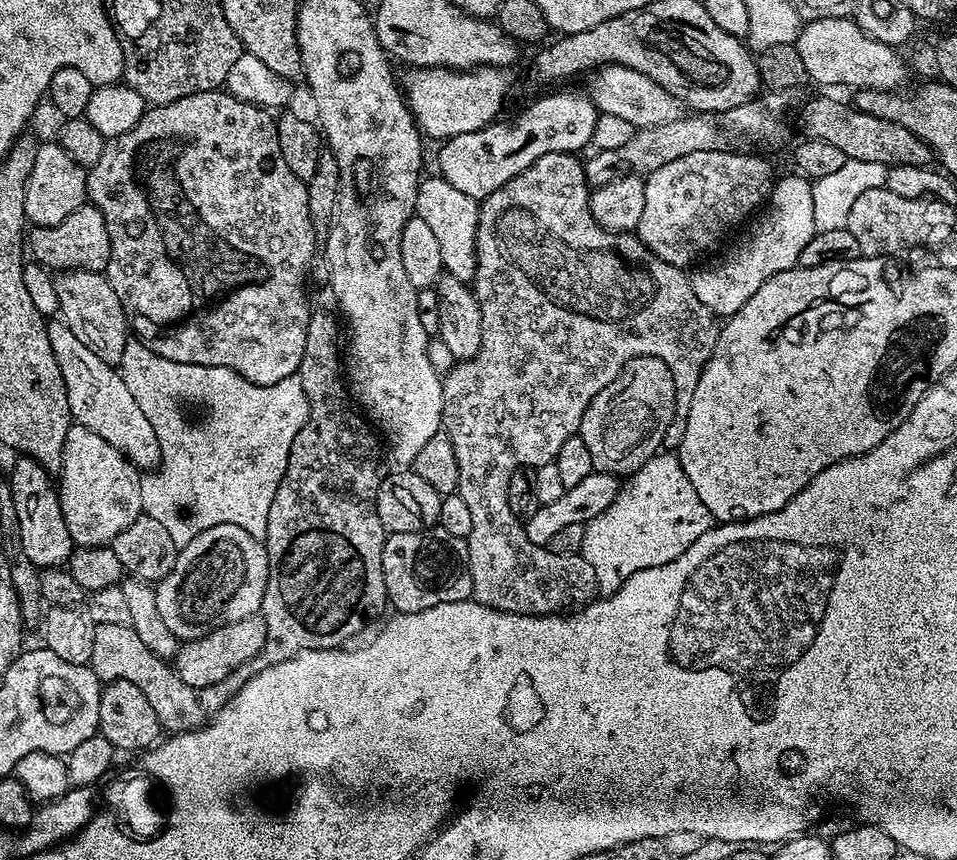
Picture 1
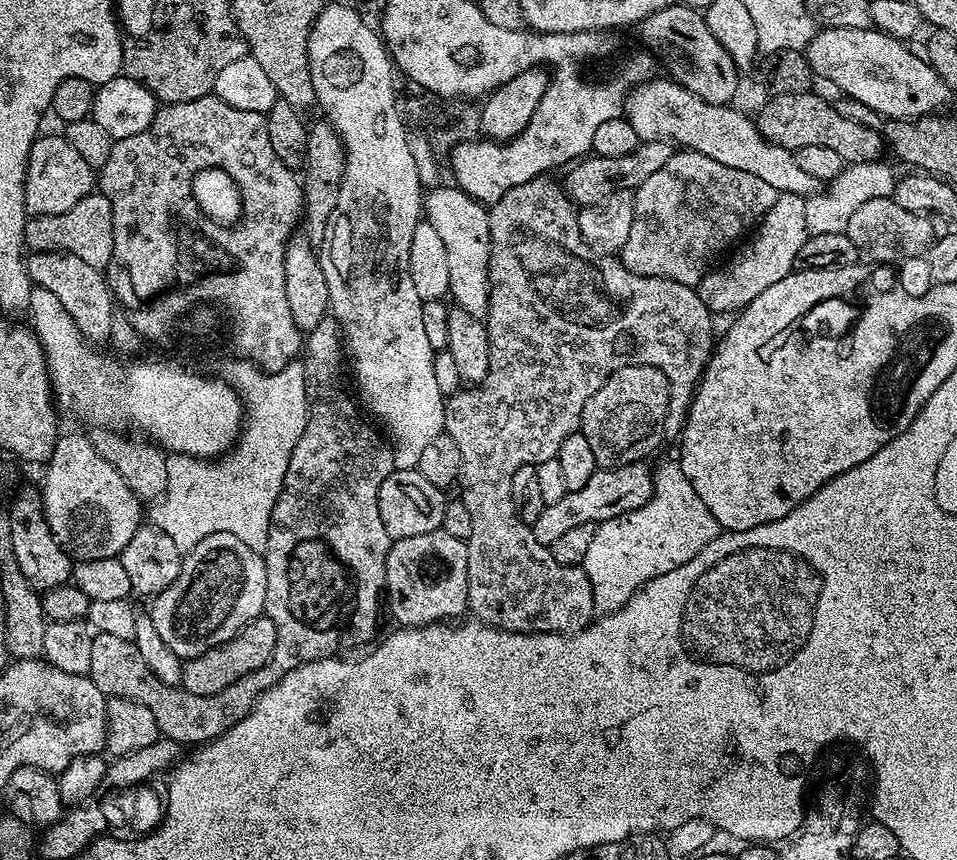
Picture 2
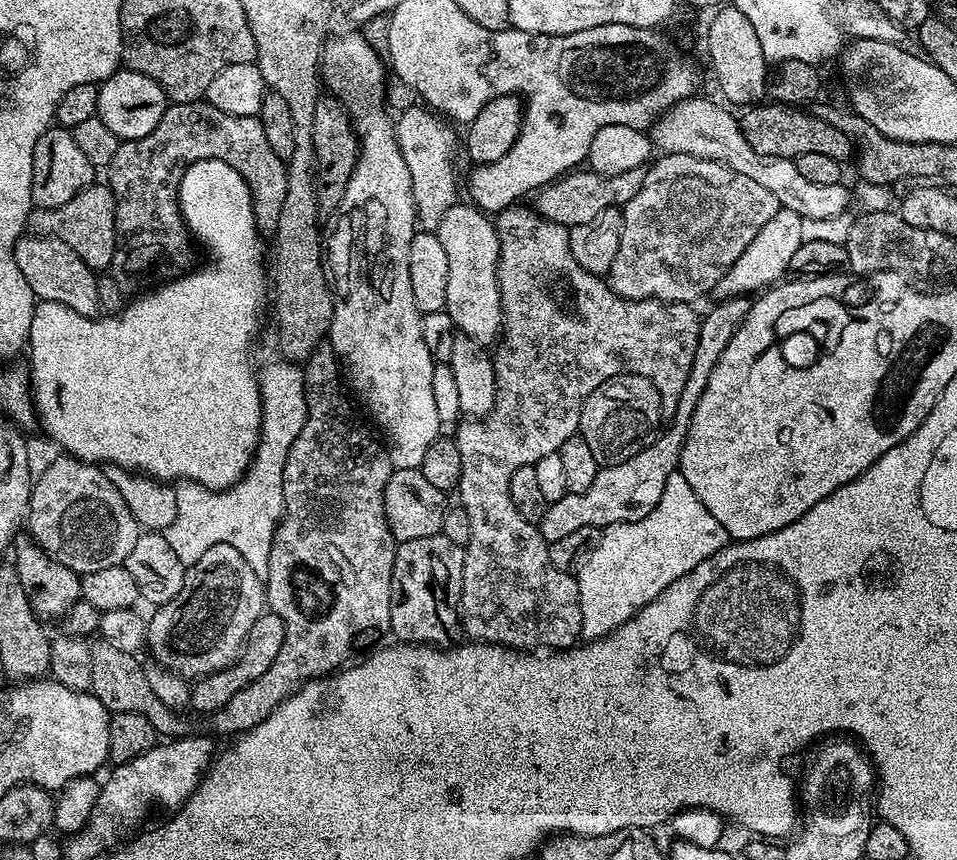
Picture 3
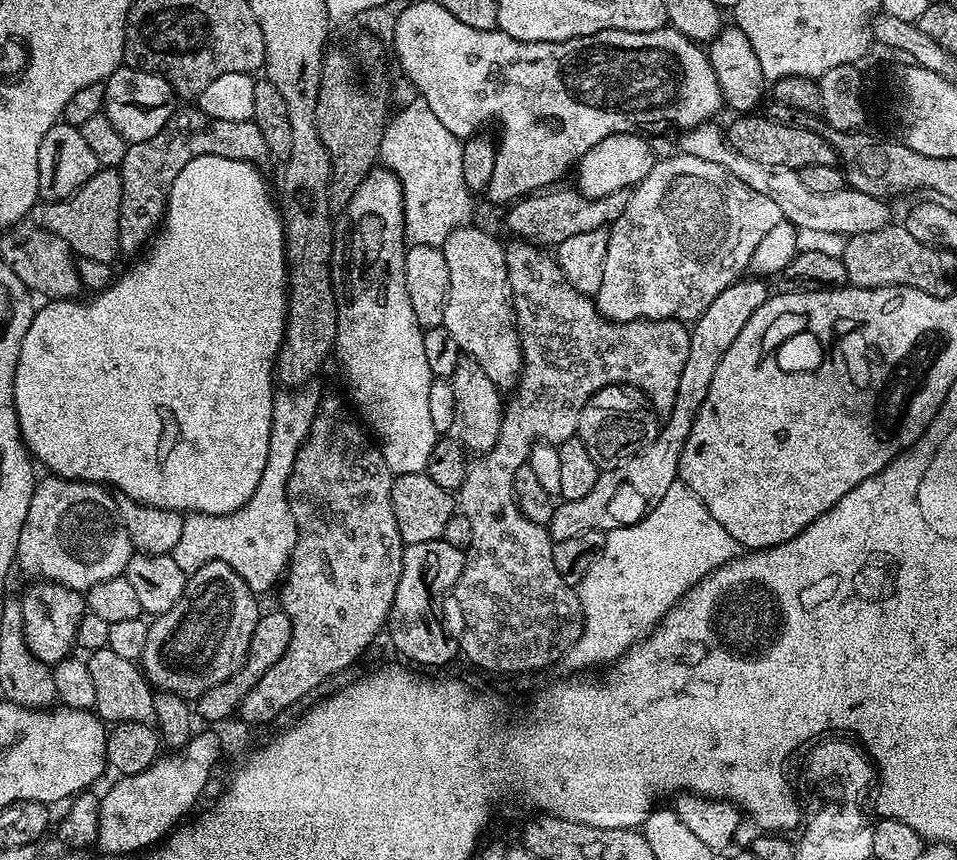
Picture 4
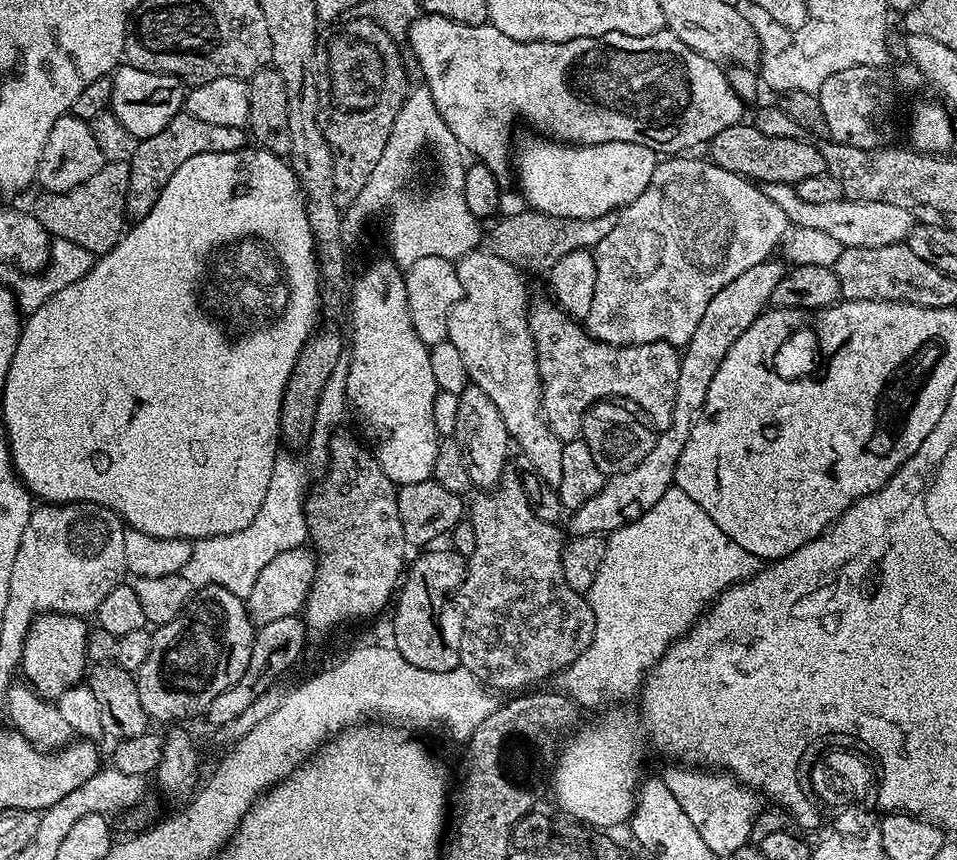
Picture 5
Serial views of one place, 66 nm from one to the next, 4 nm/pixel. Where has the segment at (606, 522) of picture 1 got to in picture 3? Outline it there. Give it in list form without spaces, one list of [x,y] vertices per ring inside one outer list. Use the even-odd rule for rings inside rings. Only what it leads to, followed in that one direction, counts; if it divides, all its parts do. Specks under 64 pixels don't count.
[[[680,471],[670,474],[666,478],[666,490],[662,490],[662,498],[646,518],[634,522],[622,522],[612,524],[600,533],[598,546],[594,546],[594,554],[582,566],[580,571],[575,573],[576,585],[578,586],[578,598],[582,610],[581,637],[585,641],[603,640],[609,636],[618,626],[622,626],[630,617],[641,612],[658,594],[662,594],[678,578],[685,576],[694,566],[698,566],[706,558],[718,554],[730,543],[730,537],[722,522],[702,506],[698,494],[690,490],[690,482]]]

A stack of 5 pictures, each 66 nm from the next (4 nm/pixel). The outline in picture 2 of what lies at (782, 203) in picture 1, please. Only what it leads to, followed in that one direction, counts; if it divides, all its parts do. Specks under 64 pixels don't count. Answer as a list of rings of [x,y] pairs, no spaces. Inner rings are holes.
[[[793,193],[777,195],[774,206],[764,215],[755,229],[752,241],[733,258],[729,264],[721,268],[713,267],[700,279],[698,291],[702,302],[713,314],[720,312],[739,313],[766,286],[774,286],[774,282],[782,282],[796,268],[798,250],[802,250],[802,242],[806,242],[810,235],[806,226],[805,197]]]

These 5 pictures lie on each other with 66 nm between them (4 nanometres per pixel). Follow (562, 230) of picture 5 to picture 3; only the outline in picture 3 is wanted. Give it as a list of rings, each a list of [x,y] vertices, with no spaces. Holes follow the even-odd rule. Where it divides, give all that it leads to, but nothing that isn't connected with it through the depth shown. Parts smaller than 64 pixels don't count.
[[[643,167],[613,176],[601,176],[599,172],[591,170],[573,170],[539,189],[534,196],[534,208],[544,219],[555,224],[563,224],[565,228],[570,229],[576,224],[590,222],[607,207],[620,208],[628,204],[630,198],[638,194],[644,181],[644,173]]]

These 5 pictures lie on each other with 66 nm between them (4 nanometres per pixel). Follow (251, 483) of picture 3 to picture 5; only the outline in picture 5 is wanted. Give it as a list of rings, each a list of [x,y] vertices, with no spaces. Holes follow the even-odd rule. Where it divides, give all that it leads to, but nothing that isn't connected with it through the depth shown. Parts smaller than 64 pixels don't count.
[[[277,455],[274,462],[274,474],[270,474],[270,486],[266,486],[266,498],[262,498],[262,510],[254,516],[254,522],[242,530],[238,530],[229,536],[208,536],[205,540],[197,540],[191,545],[192,557],[186,562],[182,575],[189,580],[193,589],[199,590],[216,584],[220,588],[230,590],[230,594],[246,598],[250,590],[254,590],[254,582],[258,579],[258,574],[278,554],[286,550],[305,547],[308,535],[308,518],[304,512],[304,502],[306,499],[306,484],[304,488],[304,478],[306,479],[306,468],[303,463],[296,461],[292,456]]]

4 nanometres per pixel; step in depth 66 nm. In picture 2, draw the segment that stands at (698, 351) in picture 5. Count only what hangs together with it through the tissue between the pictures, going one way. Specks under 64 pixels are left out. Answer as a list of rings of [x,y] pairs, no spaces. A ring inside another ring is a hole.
[[[647,463],[627,464],[621,468],[600,468],[582,486],[582,490],[568,492],[558,502],[545,504],[542,514],[538,514],[538,522],[530,527],[534,538],[538,538],[540,544],[552,545],[562,534],[567,534],[574,526],[583,524],[598,525],[603,520],[609,520],[615,516],[621,516],[627,512],[633,512],[648,499],[652,490],[652,477],[654,475]]]

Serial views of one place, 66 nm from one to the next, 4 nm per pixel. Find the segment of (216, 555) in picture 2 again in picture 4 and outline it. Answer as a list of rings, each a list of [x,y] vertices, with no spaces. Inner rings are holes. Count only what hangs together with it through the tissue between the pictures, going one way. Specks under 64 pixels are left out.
[[[211,560],[197,572],[191,573],[185,582],[185,592],[178,598],[177,604],[148,624],[142,657],[142,671],[148,677],[148,683],[153,689],[195,702],[202,694],[218,686],[218,682],[226,682],[226,678],[242,667],[250,650],[254,626],[258,626],[262,615],[262,608],[256,605],[256,600],[257,593],[252,592],[248,583],[226,562]]]

